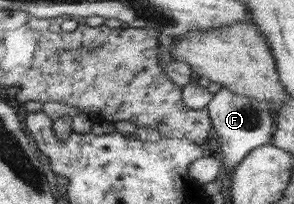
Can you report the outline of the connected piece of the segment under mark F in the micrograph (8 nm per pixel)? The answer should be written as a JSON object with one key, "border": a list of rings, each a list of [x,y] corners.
{"border":[[[221,87],[212,96],[206,109],[213,125],[213,135],[220,143],[223,170],[233,170],[252,150],[267,144],[269,139],[273,139],[271,136],[273,119],[271,119],[267,101],[239,97],[235,95],[235,92]]]}

